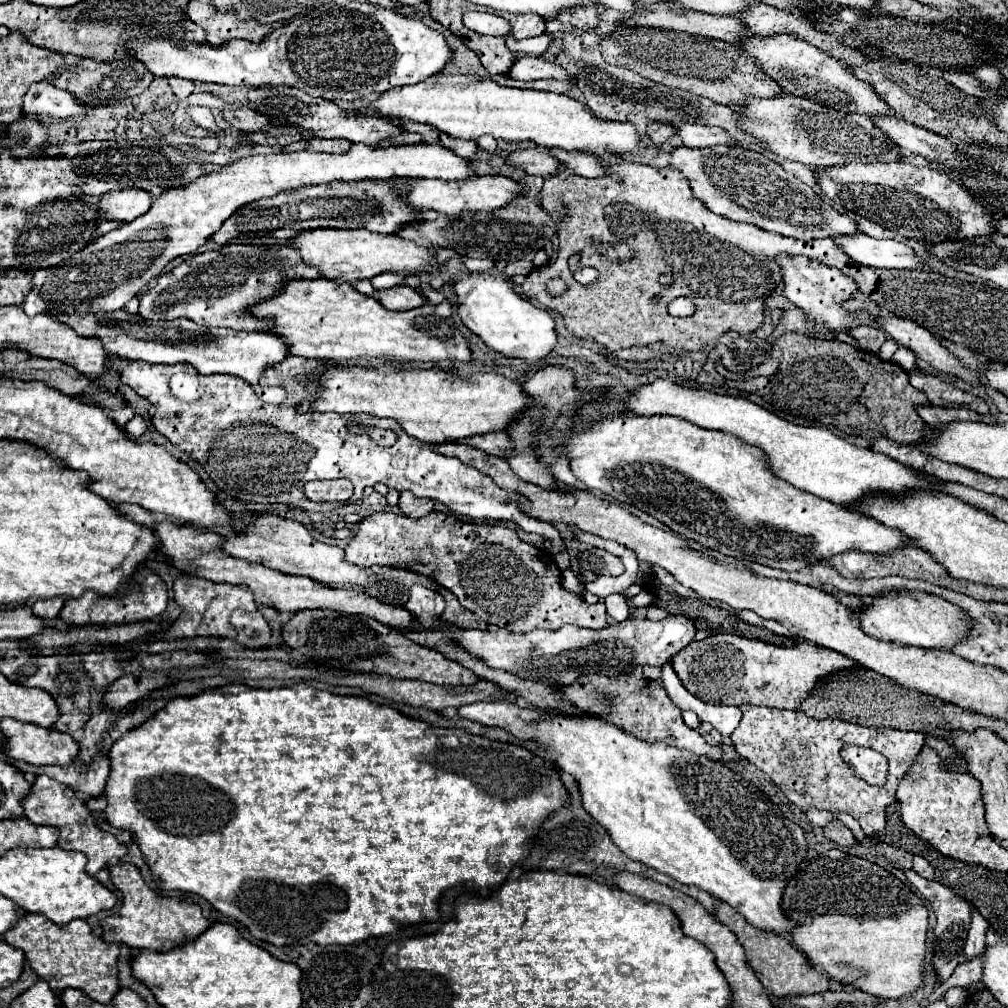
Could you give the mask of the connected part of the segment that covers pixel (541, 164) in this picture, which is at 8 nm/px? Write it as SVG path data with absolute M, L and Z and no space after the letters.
M541 147L515 151L507 157L507 163L513 167L521 167L529 175L541 175L543 179L561 171L561 161L555 159L549 151L541 151Z

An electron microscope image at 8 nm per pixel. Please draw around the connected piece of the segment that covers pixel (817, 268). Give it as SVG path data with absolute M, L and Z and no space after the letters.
M785 257L781 261L783 271L783 283L785 283L785 297L795 303L811 323L809 331L835 331L843 333L849 331L855 323L855 317L851 311L843 309L843 303L853 299L853 295L859 291L857 283L845 275L843 271L835 267L827 267L823 263L813 263L805 257Z

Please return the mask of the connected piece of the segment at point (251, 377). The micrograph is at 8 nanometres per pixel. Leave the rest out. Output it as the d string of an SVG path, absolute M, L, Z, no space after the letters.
M111 311L101 315L67 315L57 317L57 321L71 325L79 335L95 335L103 341L107 353L115 353L125 359L141 359L147 363L191 363L199 373L225 373L245 379L251 385L257 385L259 377L265 369L281 363L287 359L289 345L275 333L245 333L233 329L207 329L189 319L175 319L175 321L149 321L141 315L129 315L127 311Z

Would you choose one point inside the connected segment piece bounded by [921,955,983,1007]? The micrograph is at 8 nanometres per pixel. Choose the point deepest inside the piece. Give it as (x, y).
(966, 973)

